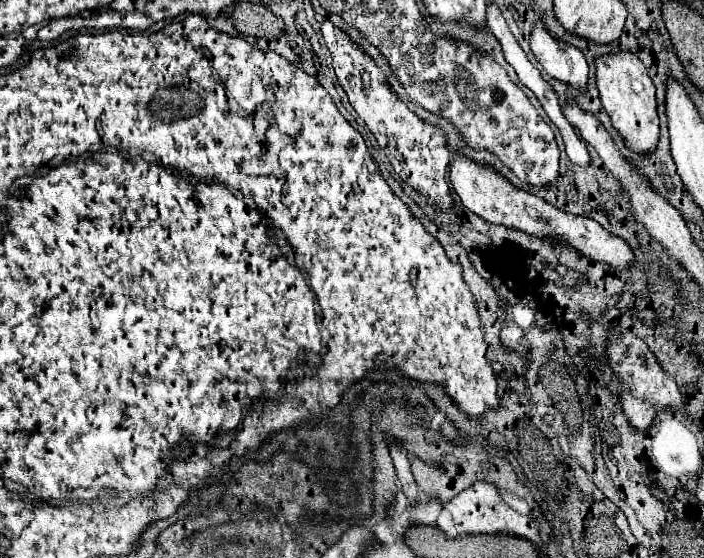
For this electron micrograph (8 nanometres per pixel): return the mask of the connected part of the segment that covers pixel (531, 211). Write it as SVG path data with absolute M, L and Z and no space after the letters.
M459 150L453 152L453 158L451 158L451 184L453 184L461 204L467 210L471 210L473 214L485 218L487 222L517 228L517 230L523 230L527 234L535 234L541 238L553 238L557 242L565 240L573 248L581 250L587 258L597 260L597 262L605 262L605 264L613 266L615 270L627 270L635 262L633 248L623 238L609 234L595 220L585 218L585 216L577 216L577 214L567 214L559 208L547 204L543 198L513 186L491 164L479 164L479 162L467 158Z

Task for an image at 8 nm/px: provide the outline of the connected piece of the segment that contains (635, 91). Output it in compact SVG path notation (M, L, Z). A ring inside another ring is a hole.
M621 50L611 52L595 58L595 80L601 94L603 108L611 116L613 126L621 132L627 146L635 152L649 152L657 146L659 140L659 116L657 116L657 102L655 102L655 86L647 74L647 68L635 58L633 52Z

